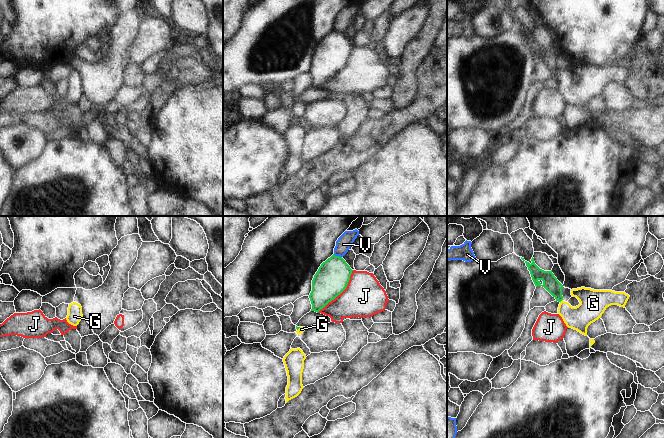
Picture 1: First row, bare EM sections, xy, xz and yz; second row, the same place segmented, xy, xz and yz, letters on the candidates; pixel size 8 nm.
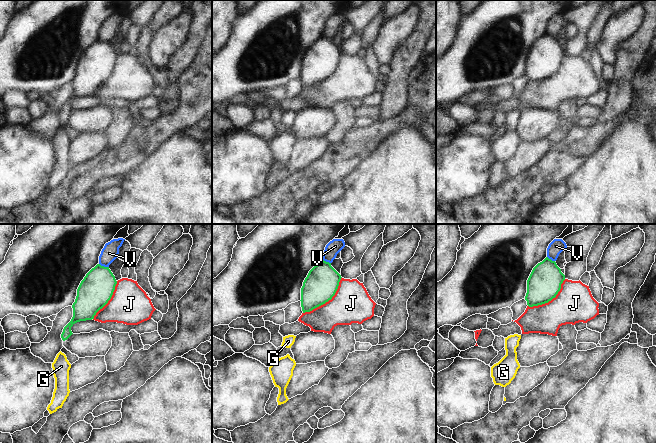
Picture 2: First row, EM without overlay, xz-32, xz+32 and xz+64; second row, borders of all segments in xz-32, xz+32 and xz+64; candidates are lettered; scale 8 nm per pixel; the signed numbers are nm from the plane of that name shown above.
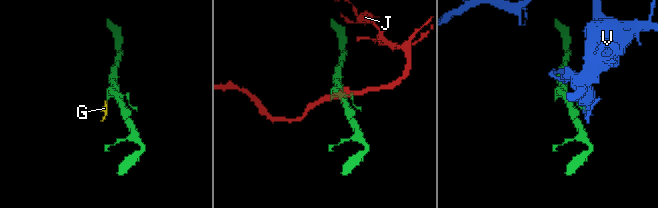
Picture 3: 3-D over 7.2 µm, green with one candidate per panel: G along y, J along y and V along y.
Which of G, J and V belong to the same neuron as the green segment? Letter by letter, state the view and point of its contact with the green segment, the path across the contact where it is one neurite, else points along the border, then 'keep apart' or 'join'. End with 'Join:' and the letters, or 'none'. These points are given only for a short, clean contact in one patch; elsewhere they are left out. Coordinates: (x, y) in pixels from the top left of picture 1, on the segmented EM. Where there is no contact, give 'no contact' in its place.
G: contact yz (561, 300); way yz (550, 283), (561, 300), (570, 310), (592, 302); join
J: contact xz (340, 293); keep apart
V: contact xz (337, 256); keep apart
Join: G

